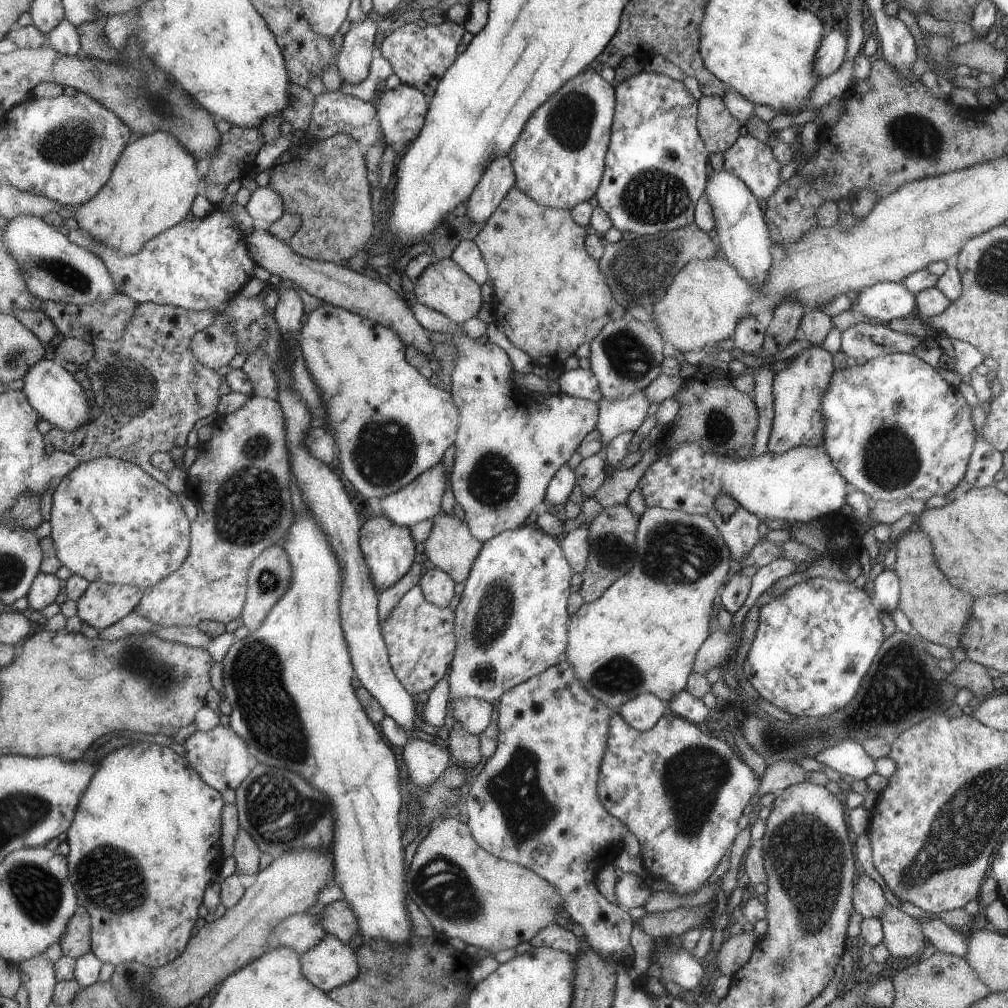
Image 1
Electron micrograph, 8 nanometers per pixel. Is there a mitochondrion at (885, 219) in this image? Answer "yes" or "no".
no

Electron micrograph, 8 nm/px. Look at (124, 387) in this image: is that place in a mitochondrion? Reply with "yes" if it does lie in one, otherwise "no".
yes

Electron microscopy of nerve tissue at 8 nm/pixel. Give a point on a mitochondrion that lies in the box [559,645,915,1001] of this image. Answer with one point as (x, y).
(807, 858)

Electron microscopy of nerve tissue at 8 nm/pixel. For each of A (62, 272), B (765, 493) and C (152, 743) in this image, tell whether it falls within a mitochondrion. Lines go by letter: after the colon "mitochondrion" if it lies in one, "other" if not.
A: mitochondrion
B: other
C: other

